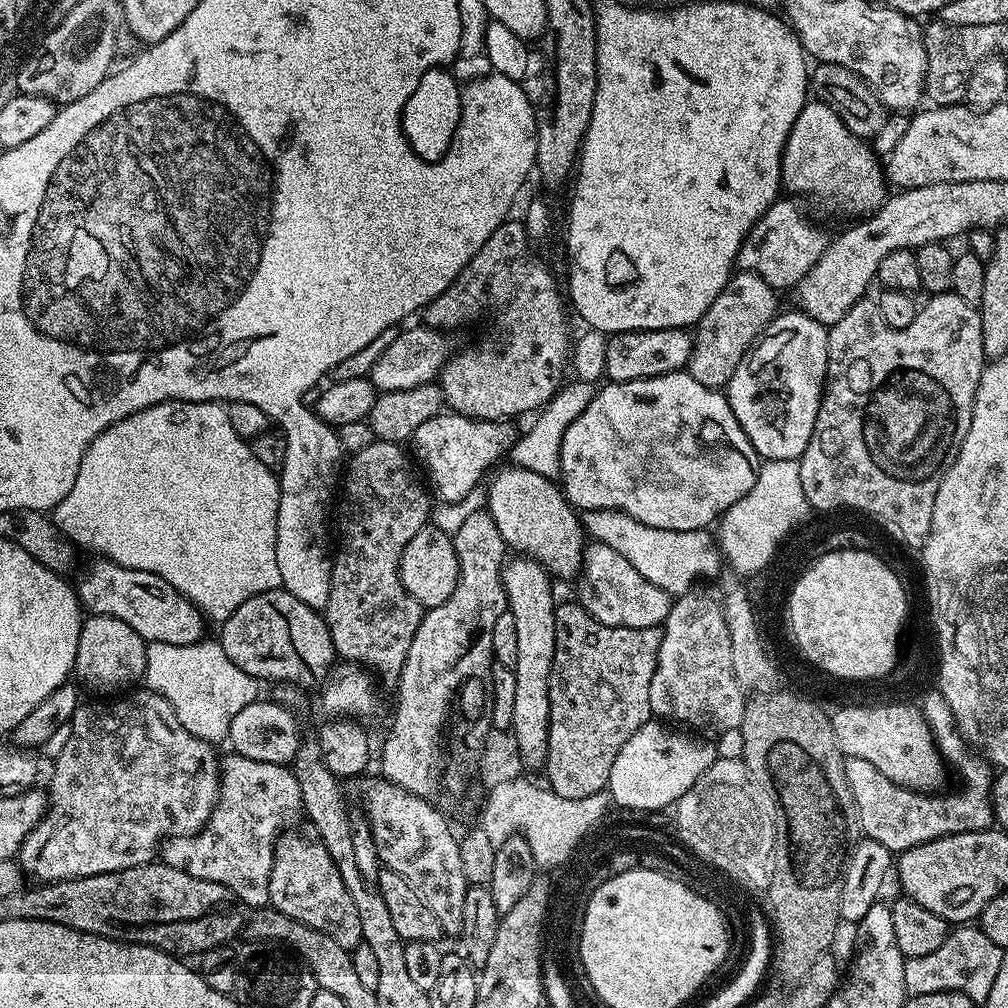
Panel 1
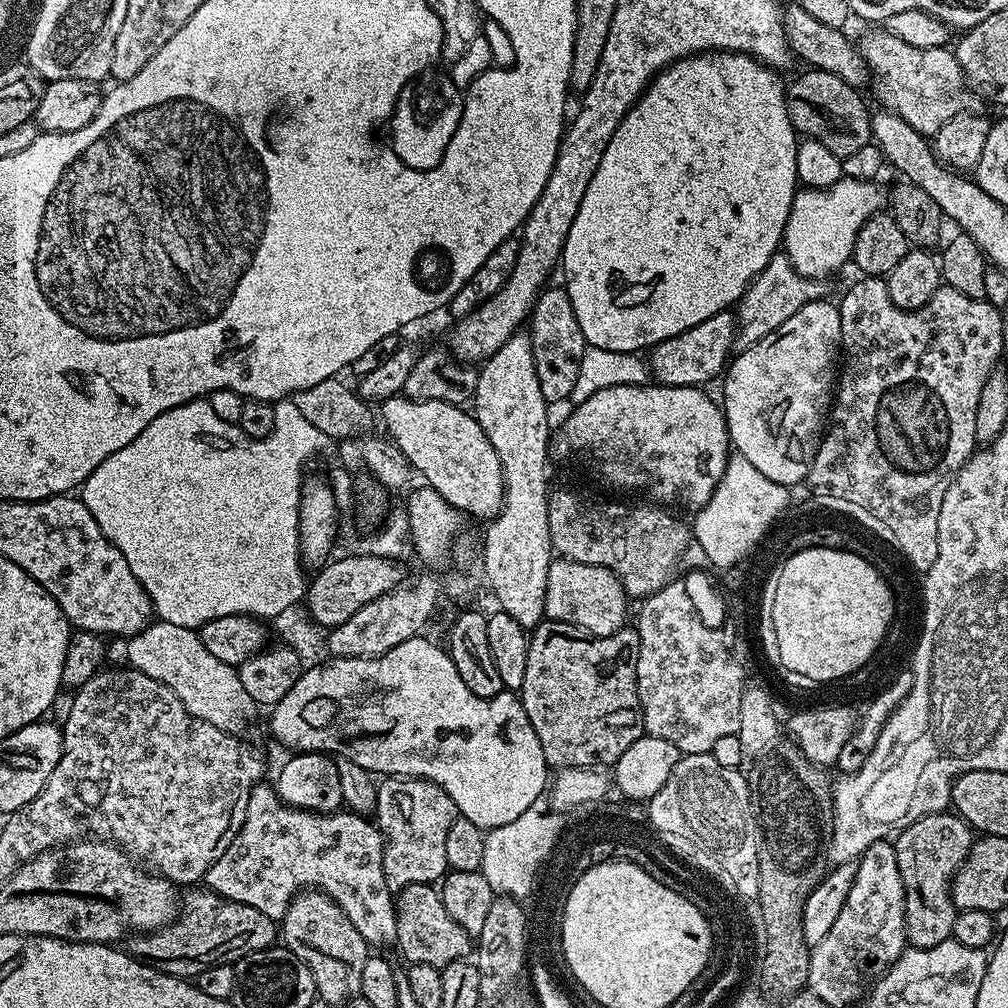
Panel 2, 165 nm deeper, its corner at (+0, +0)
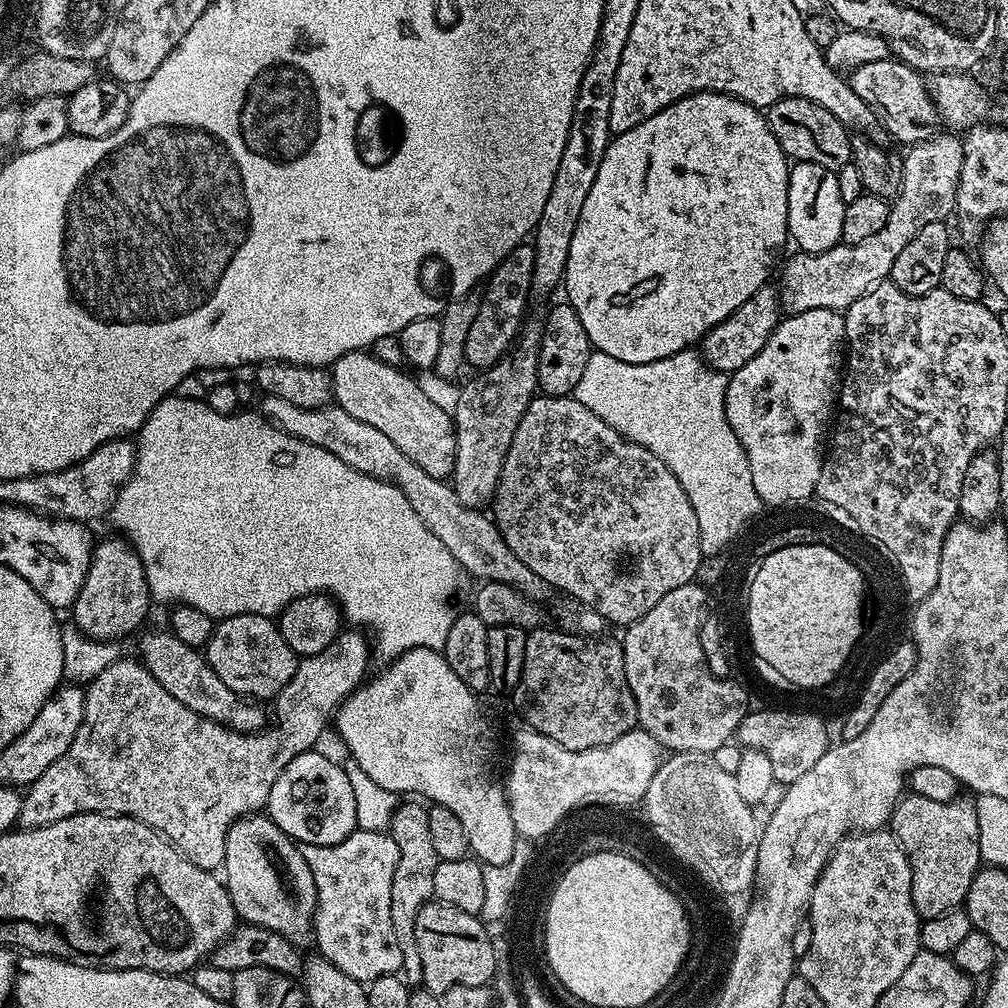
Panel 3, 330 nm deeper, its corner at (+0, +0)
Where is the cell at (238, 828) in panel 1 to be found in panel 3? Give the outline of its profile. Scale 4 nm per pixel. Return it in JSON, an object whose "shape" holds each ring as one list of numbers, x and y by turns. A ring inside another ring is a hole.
{"shape":[[387,831,351,832,342,842,330,846,305,844,302,848,306,866,314,874,316,887,316,918,314,921,314,944,319,955,338,966,344,974,361,982,377,980,383,976,399,973,404,966,398,938,394,938,394,926,390,922,390,886,394,886,394,870,398,866,398,846]]}

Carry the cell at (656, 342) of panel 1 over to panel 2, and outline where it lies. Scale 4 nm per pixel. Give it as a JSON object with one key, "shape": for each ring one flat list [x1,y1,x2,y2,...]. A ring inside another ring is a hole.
{"shape":[[731,311,714,314,714,318,706,318,706,322,698,322,698,326,674,338,666,338,666,342,656,344,650,349,649,356,652,357,647,357,646,363,651,379,657,384,667,384,670,388,708,386,716,375,717,379,727,369,733,355,732,344,734,348,737,340,735,315]]}

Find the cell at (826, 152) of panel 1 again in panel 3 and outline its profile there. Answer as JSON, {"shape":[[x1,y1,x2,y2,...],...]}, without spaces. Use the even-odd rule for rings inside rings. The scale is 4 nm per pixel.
{"shape":[[797,160,788,170,788,235,801,252,825,252,841,243,845,202,833,169]]}

